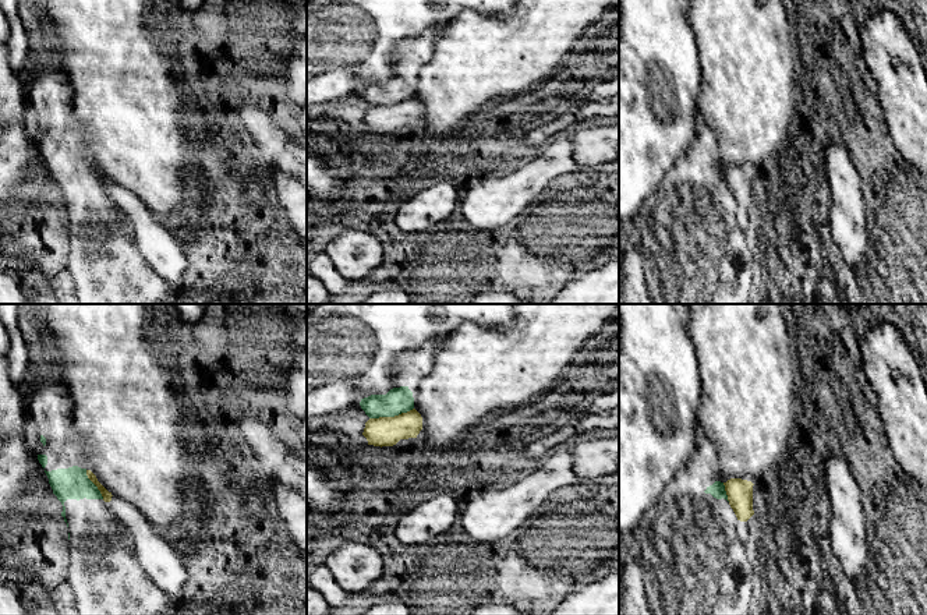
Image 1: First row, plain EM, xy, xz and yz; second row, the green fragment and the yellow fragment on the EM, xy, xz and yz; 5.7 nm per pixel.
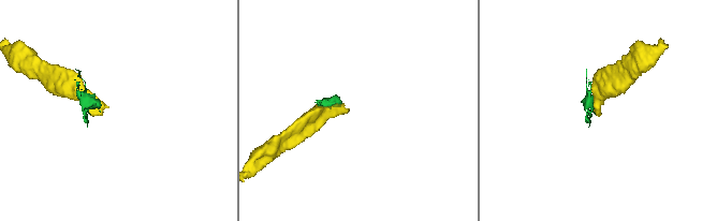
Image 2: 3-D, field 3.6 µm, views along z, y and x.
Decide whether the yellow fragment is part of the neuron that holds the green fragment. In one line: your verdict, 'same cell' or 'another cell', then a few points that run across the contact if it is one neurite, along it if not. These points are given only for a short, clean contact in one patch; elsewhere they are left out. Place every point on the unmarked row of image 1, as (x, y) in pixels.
another cell

